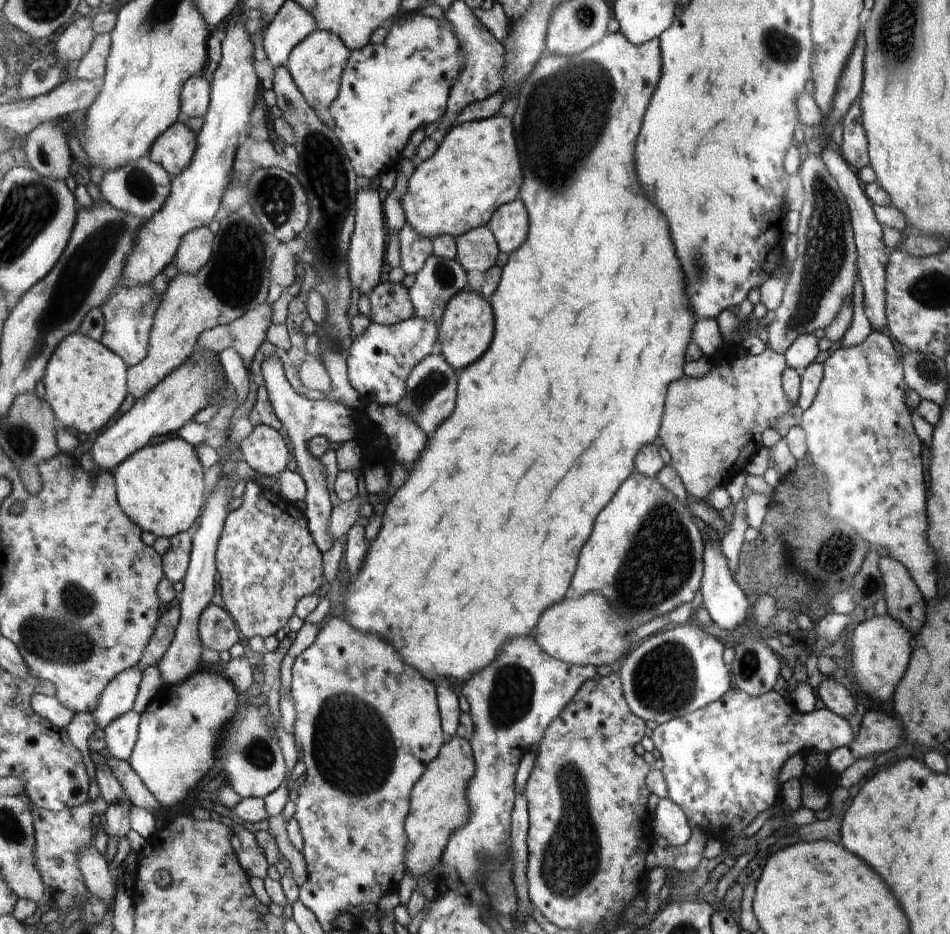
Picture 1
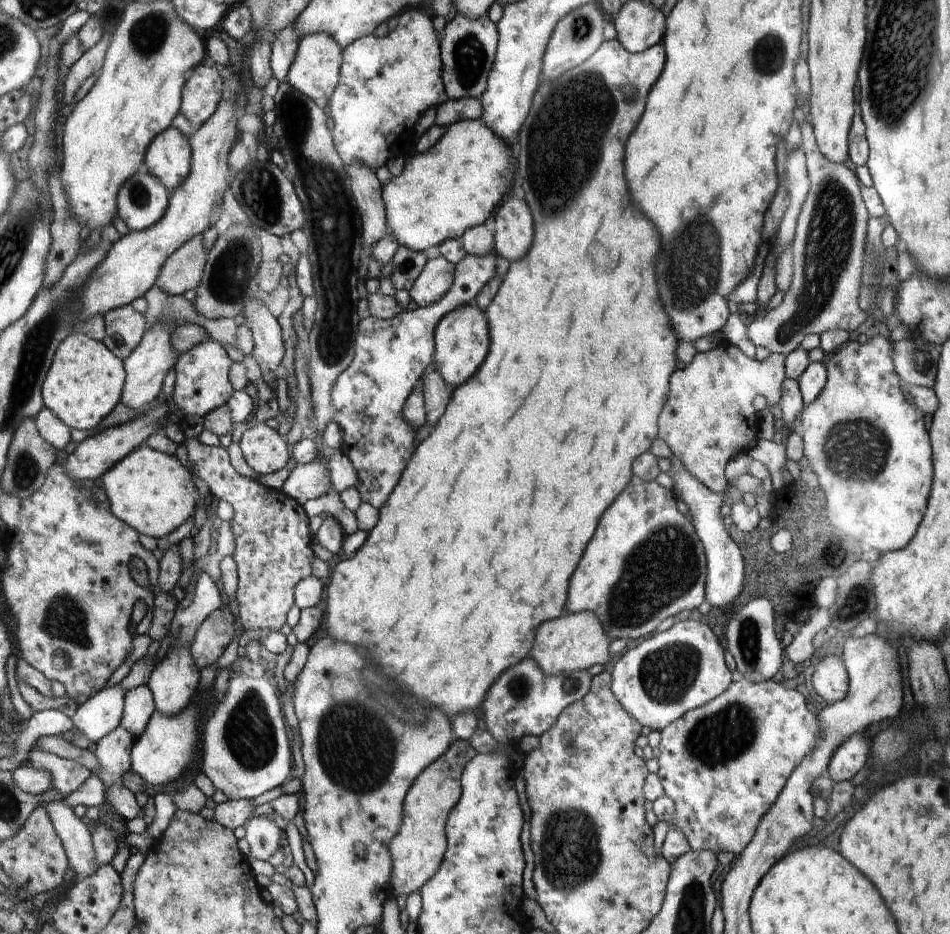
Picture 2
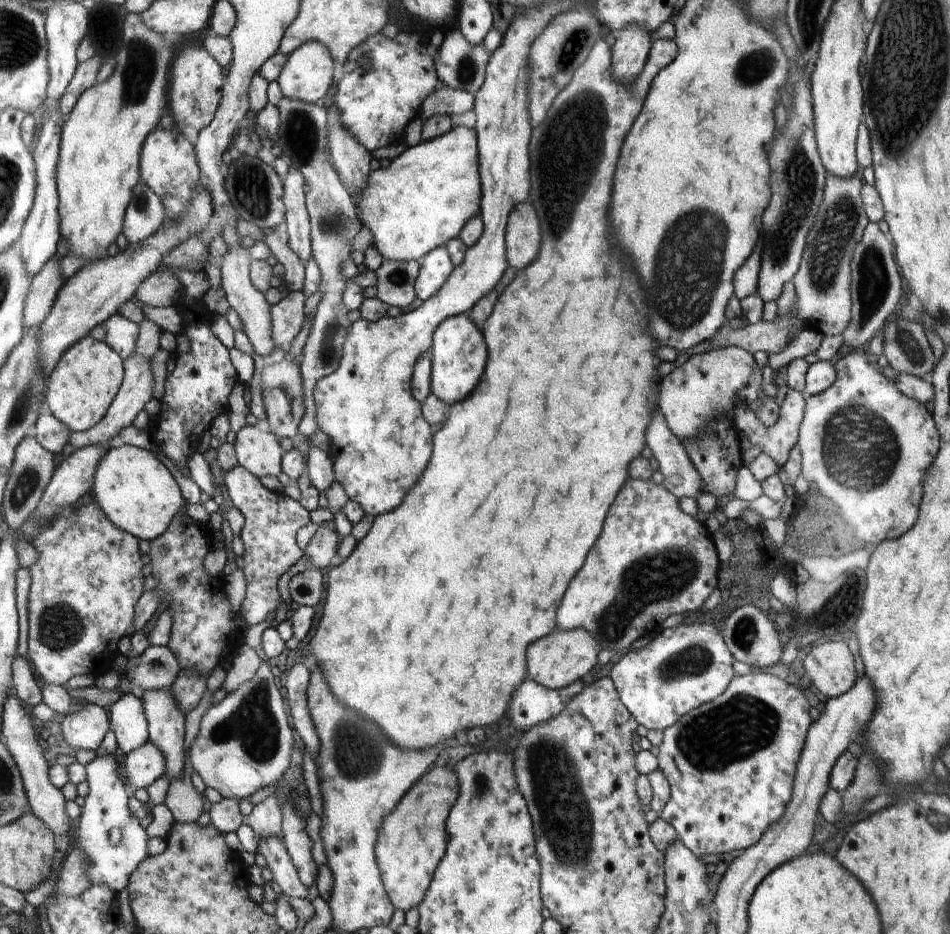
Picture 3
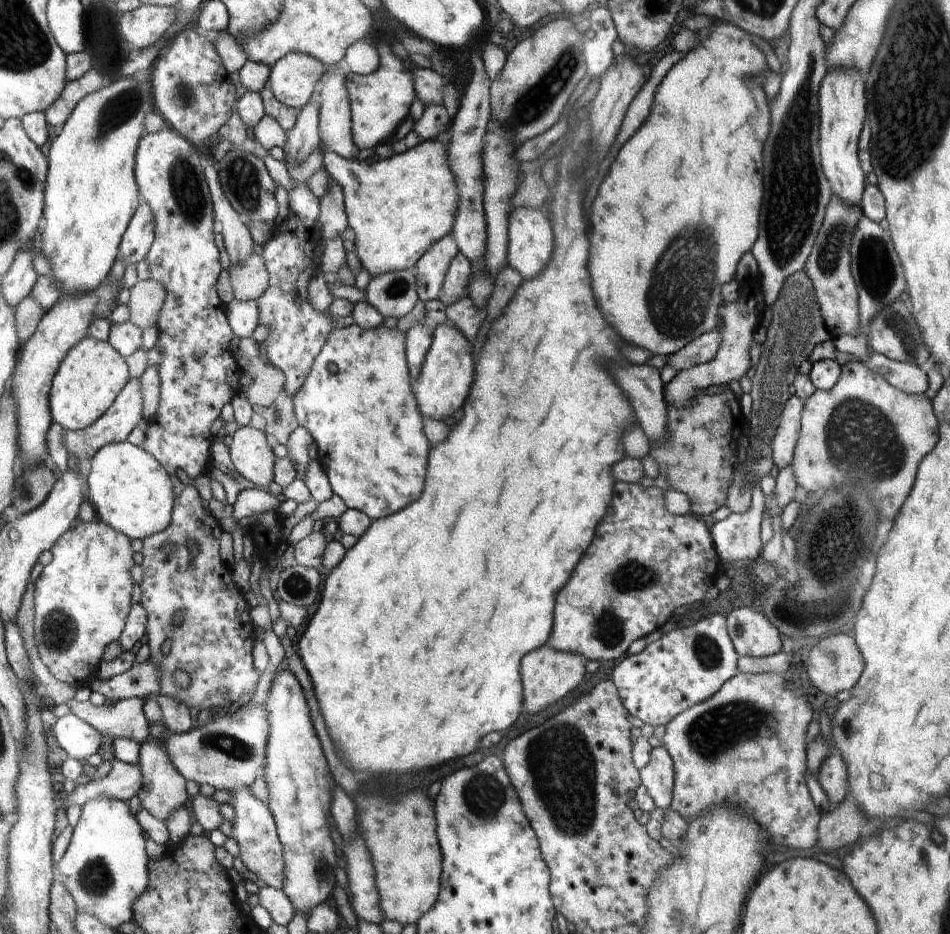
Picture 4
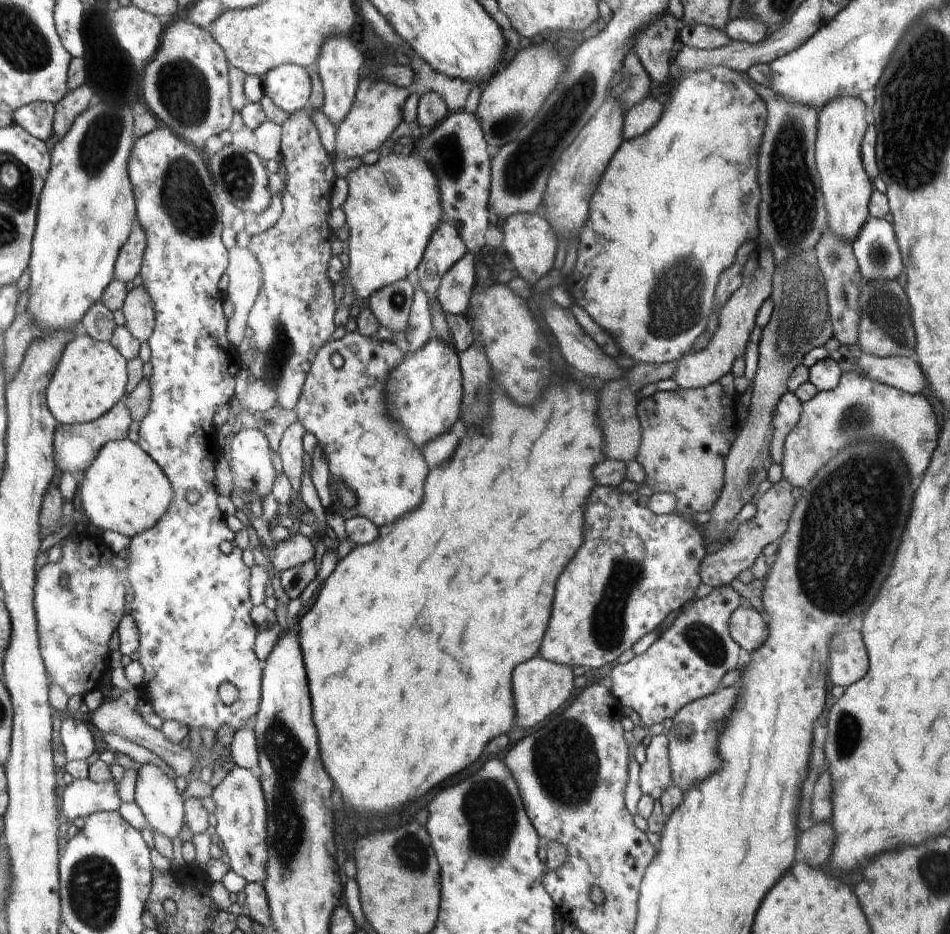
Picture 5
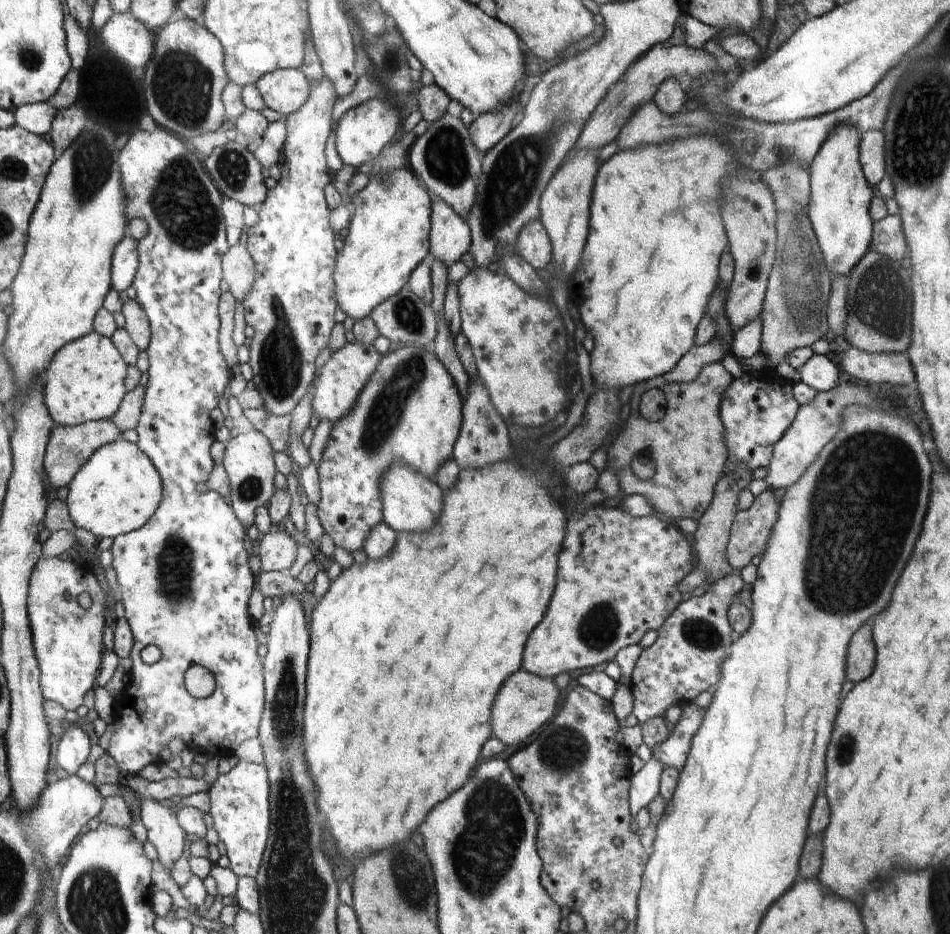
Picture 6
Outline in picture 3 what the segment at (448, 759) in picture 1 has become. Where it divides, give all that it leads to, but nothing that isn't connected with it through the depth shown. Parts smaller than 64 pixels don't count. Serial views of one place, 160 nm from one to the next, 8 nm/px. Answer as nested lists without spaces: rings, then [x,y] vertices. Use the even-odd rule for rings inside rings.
[[[443,758],[442,763],[436,763],[418,779],[400,799],[397,807],[385,816],[377,836],[376,859],[394,908],[409,911],[410,908],[417,907],[425,897],[434,871],[445,855],[447,816],[458,795],[457,774],[446,766]]]

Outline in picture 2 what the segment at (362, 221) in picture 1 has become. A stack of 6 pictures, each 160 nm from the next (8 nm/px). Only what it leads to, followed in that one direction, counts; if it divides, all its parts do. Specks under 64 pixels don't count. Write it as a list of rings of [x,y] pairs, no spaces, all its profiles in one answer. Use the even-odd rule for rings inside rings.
[[[346,163],[346,168],[352,184],[353,196],[358,201],[358,208],[361,208],[362,220],[365,220],[364,238],[366,254],[374,258],[372,250],[376,242],[386,236],[386,230],[388,230],[388,226],[386,226],[386,212],[384,212],[385,204],[383,198],[380,198],[380,182],[378,182],[374,172],[366,165],[356,163],[348,165]]]

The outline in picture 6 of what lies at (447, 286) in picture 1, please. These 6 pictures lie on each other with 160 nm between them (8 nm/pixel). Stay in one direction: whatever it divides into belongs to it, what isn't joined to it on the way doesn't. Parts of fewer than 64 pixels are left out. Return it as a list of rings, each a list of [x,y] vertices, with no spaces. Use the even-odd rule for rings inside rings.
[[[432,198],[429,256],[446,268],[460,261],[469,252],[471,230],[449,204],[440,198]]]

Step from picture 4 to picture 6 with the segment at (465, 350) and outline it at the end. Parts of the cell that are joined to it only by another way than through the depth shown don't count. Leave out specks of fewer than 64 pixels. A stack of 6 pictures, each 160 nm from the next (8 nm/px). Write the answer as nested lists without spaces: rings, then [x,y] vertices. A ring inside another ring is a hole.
[[[408,345],[382,356],[376,374],[366,383],[356,407],[332,427],[321,463],[317,466],[321,490],[317,517],[324,534],[330,535],[336,546],[350,553],[363,550],[373,528],[384,522],[382,480],[386,476],[384,472],[388,472],[394,463],[404,463],[414,471],[434,479],[441,464],[453,456],[454,443],[462,426],[462,405],[462,397],[451,374],[440,359],[425,348]]]

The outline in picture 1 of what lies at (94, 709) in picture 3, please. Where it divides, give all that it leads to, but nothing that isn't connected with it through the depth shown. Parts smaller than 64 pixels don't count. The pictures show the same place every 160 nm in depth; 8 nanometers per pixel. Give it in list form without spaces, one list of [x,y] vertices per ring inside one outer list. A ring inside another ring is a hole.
[[[136,665],[122,671],[108,684],[101,696],[100,704],[92,712],[98,728],[104,729],[112,719],[133,708],[142,677],[143,670]]]

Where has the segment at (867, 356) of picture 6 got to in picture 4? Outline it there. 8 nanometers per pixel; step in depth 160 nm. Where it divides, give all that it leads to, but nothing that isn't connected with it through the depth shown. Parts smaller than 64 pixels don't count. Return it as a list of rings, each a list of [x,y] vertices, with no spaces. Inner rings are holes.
[[[871,352],[864,364],[894,388],[908,394],[924,394],[931,385],[931,375],[923,372],[919,366],[901,363],[883,354]]]

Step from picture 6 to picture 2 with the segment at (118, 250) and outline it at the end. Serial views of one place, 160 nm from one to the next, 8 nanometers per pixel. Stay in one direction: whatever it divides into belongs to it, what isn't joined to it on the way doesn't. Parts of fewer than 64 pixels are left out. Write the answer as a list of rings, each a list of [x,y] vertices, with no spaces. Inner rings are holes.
[[[142,168],[130,176],[116,193],[117,216],[126,222],[130,231],[145,231],[165,216],[168,206],[168,189],[150,171]]]

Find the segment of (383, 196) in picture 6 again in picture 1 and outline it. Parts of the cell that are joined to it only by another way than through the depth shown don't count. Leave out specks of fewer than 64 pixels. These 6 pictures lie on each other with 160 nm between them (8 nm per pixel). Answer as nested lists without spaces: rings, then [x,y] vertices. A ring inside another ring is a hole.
[[[503,111],[487,119],[454,124],[434,154],[417,163],[408,181],[408,190],[400,200],[406,223],[410,223],[418,234],[427,237],[450,235],[456,239],[469,230],[487,225],[497,208],[518,198],[522,183],[514,128],[508,112]]]

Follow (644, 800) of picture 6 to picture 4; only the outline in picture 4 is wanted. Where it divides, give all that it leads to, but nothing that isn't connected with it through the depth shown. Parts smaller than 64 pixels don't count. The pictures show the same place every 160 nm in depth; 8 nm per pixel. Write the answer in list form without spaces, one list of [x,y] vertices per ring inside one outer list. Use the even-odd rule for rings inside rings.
[[[664,745],[651,750],[650,762],[639,770],[641,784],[646,787],[656,807],[667,810],[673,799],[675,770]]]

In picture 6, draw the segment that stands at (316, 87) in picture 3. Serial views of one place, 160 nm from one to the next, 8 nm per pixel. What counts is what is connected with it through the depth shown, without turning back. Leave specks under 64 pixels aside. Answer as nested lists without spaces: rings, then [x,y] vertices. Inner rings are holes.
[[[277,69],[261,76],[258,87],[265,106],[287,117],[308,102],[310,80],[300,69]]]

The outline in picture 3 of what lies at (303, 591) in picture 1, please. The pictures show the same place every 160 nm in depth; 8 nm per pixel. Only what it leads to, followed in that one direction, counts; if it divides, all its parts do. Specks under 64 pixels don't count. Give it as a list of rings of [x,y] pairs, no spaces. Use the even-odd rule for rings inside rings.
[[[240,465],[226,473],[225,486],[233,506],[243,514],[245,520],[239,534],[244,545],[244,553],[239,558],[239,562],[247,585],[244,602],[239,613],[244,617],[248,625],[260,624],[260,622],[264,622],[268,618],[270,612],[274,612],[280,606],[280,602],[283,602],[284,606],[284,598],[280,598],[280,594],[278,594],[278,580],[288,568],[292,569],[292,566],[296,564],[296,560],[302,558],[302,550],[296,546],[296,532],[310,522],[310,512],[306,508],[302,508],[298,502],[294,502],[291,497],[288,498],[285,494],[267,489],[258,477],[255,477],[253,473],[248,472],[246,468]]]

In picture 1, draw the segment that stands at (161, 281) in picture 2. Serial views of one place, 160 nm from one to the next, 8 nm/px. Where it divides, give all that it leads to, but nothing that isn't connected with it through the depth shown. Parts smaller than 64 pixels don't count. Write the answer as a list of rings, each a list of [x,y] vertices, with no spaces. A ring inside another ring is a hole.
[[[208,227],[192,229],[182,237],[172,262],[180,273],[197,273],[210,260],[214,237]]]

